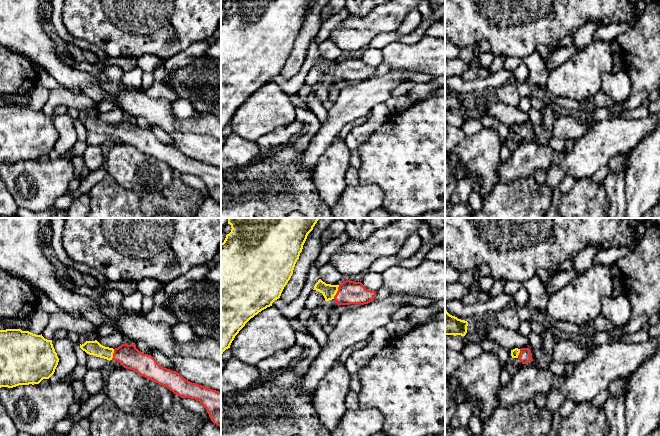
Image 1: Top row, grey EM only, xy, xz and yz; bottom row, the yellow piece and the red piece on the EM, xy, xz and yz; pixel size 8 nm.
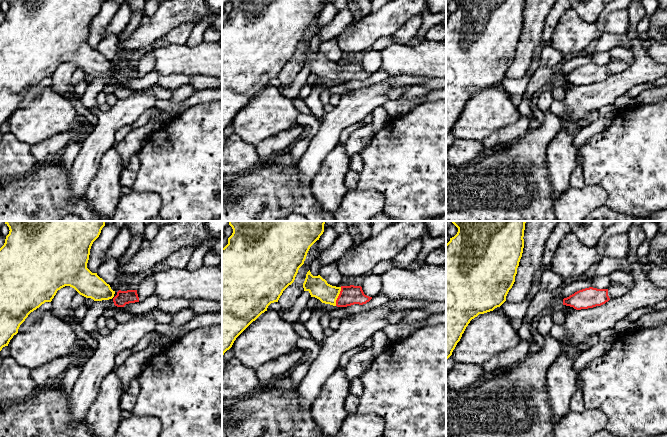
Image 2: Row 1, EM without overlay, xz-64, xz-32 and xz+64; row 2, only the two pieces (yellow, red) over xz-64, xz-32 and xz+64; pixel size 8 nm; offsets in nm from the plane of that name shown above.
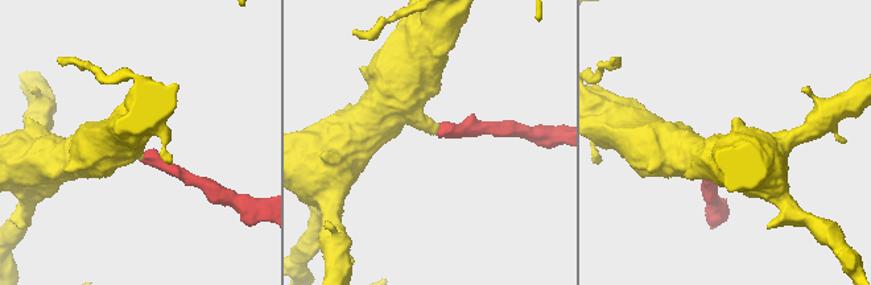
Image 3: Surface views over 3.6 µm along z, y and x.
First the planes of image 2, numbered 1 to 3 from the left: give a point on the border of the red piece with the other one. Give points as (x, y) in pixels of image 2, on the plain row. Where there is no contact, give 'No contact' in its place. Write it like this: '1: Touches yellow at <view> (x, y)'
1: No contact
2: Touches yellow at xz-32 (338, 71)
3: No contact

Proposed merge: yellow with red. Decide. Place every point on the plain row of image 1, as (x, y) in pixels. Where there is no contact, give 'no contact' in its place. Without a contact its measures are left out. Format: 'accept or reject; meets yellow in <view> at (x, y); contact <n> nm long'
accept; meets yellow in xz at (336, 68); contact 120 nm long

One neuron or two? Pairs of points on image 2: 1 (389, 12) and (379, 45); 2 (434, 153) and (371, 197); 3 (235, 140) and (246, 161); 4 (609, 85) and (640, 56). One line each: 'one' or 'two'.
1: two
2: two
3: one
4: one

